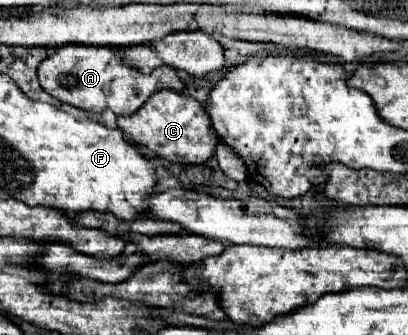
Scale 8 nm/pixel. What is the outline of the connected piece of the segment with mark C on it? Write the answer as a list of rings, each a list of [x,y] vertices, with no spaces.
[[[156,91],[148,101],[132,115],[118,117],[118,127],[138,145],[148,147],[158,157],[174,163],[204,163],[210,159],[218,145],[218,135],[212,129],[212,121],[204,107],[178,91]]]

